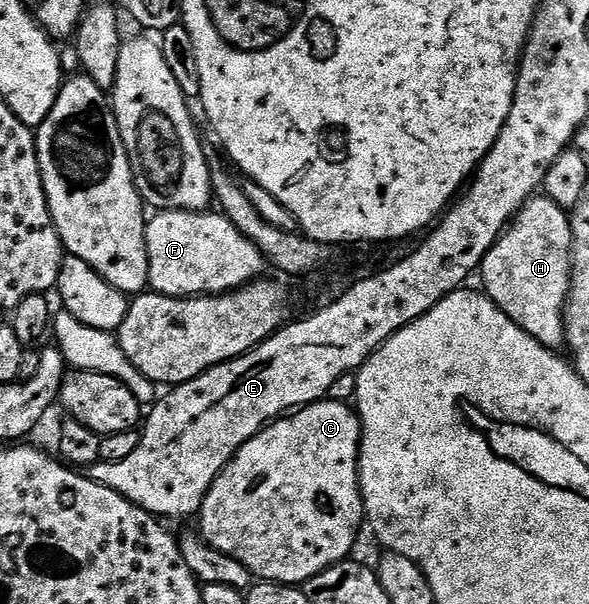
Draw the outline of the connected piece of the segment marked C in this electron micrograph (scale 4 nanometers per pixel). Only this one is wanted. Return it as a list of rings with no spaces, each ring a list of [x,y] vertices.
[[[327,398],[317,400],[315,404],[303,404],[301,408],[269,423],[262,431],[257,432],[252,439],[247,441],[238,453],[233,456],[214,480],[208,494],[202,500],[202,529],[200,535],[206,543],[220,550],[225,556],[239,560],[249,570],[251,577],[259,581],[275,580],[277,584],[292,584],[301,586],[311,580],[320,570],[347,559],[354,548],[354,539],[358,536],[358,527],[364,524],[364,509],[362,507],[362,491],[358,489],[358,446],[362,434],[362,421],[353,407],[341,404],[338,400]]]

